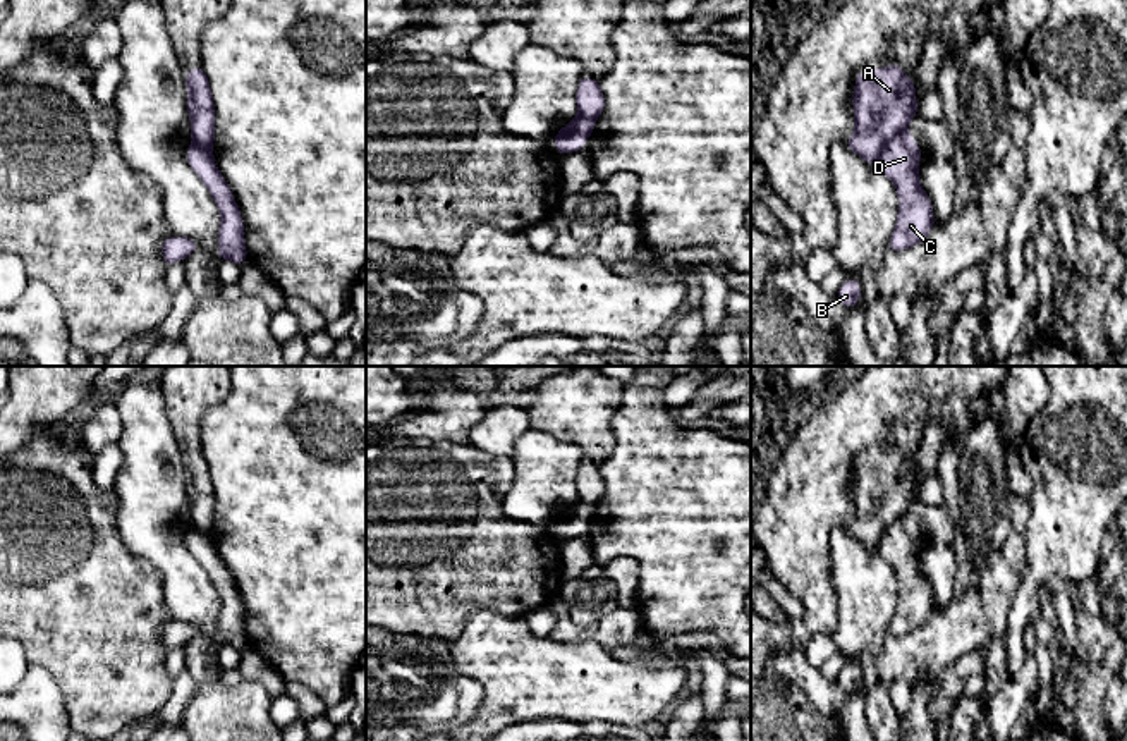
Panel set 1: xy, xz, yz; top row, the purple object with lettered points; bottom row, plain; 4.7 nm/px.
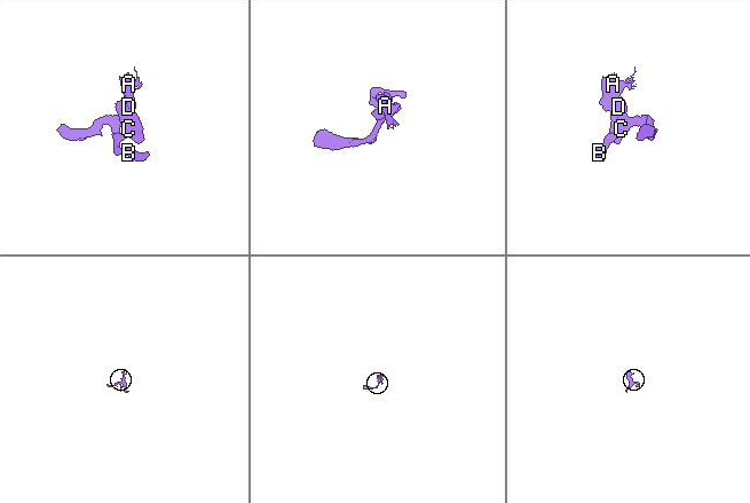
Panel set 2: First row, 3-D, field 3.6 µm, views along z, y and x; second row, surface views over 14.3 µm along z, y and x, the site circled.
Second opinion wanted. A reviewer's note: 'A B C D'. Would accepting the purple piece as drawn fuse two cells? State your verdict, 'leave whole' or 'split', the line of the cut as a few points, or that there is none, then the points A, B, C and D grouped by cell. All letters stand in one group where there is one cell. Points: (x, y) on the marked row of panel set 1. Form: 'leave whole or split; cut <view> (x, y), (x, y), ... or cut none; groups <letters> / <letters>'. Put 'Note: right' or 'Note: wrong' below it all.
split; cut yz (907, 133), (895, 134), (877, 162); groups A / B C D
Note: wrong

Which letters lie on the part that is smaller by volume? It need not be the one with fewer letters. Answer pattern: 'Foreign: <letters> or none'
Foreign: A

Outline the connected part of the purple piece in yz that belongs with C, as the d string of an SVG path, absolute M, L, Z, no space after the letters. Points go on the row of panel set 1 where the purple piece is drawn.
M911 134L895 136L880 153L880 170L893 182L899 194L897 225L886 244L890 251L917 246L936 225L931 198L917 175L923 153Z

